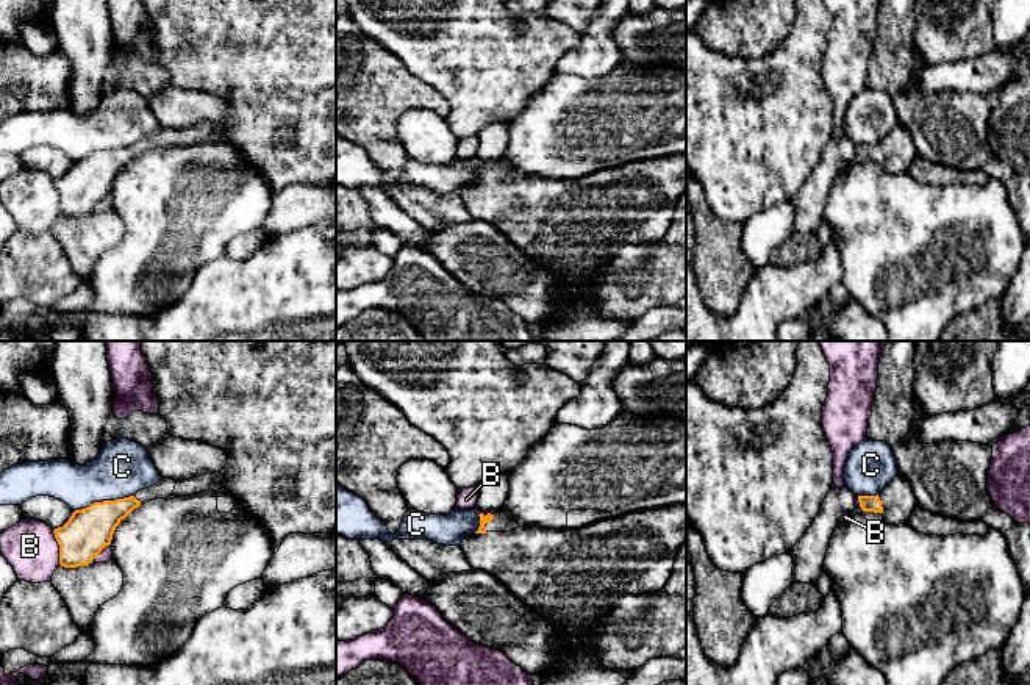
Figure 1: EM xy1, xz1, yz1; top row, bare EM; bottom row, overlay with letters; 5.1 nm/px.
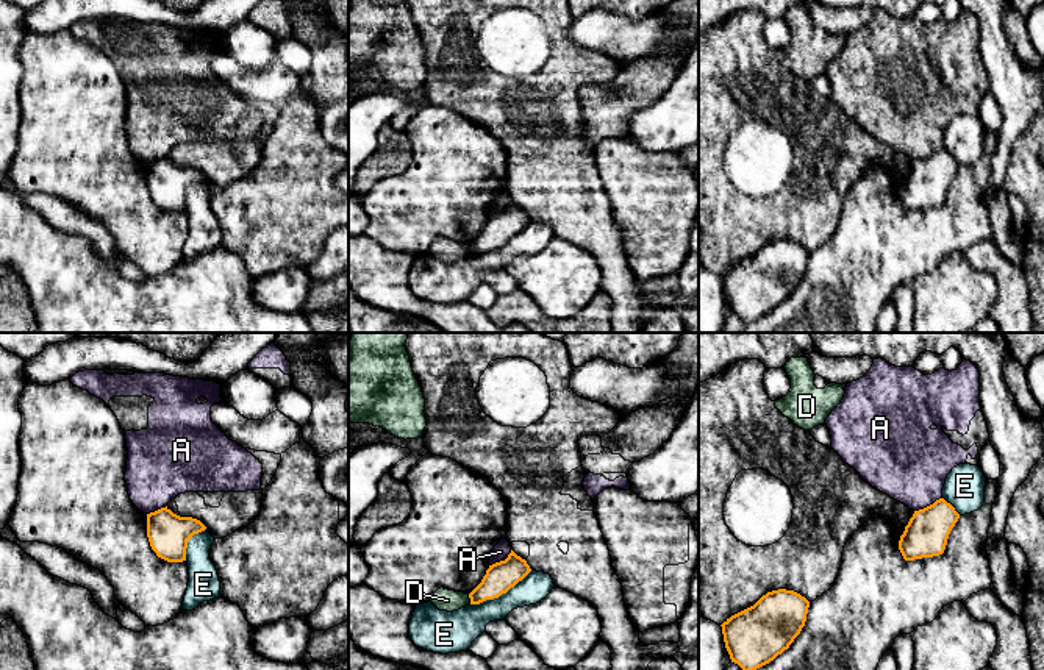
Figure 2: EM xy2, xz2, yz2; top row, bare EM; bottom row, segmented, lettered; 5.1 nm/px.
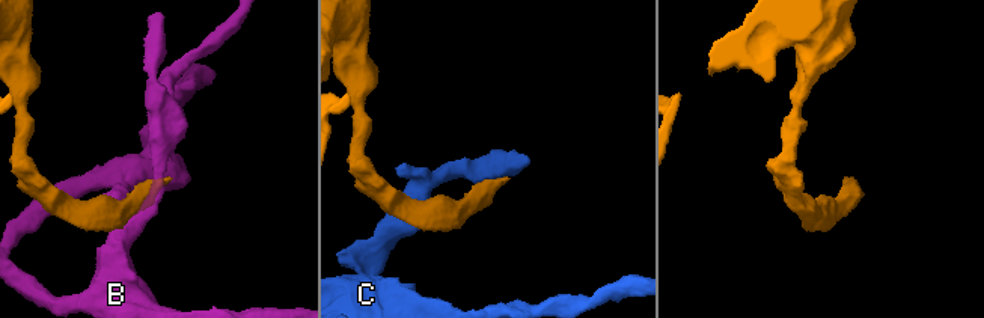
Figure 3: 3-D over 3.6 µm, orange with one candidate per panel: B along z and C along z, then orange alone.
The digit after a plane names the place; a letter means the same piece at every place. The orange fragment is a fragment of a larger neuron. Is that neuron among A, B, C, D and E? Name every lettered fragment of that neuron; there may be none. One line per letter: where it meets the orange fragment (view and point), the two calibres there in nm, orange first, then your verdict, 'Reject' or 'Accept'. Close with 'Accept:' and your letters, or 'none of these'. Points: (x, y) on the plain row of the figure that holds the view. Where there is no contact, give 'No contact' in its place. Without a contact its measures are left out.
A: Touches orange at yz2 (927, 156). Thickness 220 nm (orange) against 400 nm. Reject
B: Touches orange at xy1 (60, 197). Thickness 240 nm (orange) against 280 nm. Reject
C: Touches orange at xy1 (103, 150). Thickness 240 nm (orange) against 280 nm. Reject
D: Touches orange at xz2 (469, 247). Thickness 160 nm (orange) against 110 nm. Reject
E: Touches orange at xz2 (500, 244). Thickness 160 nm (orange) against 180 nm. Reject
Accept: none of these

